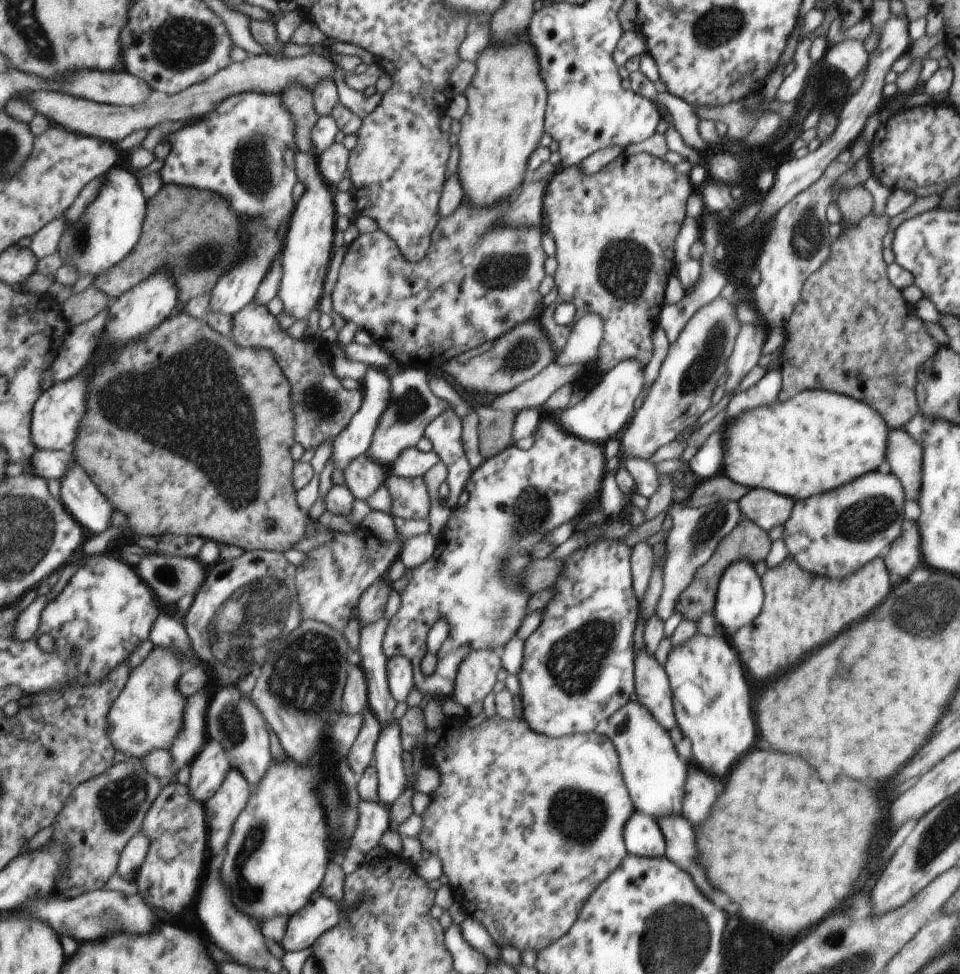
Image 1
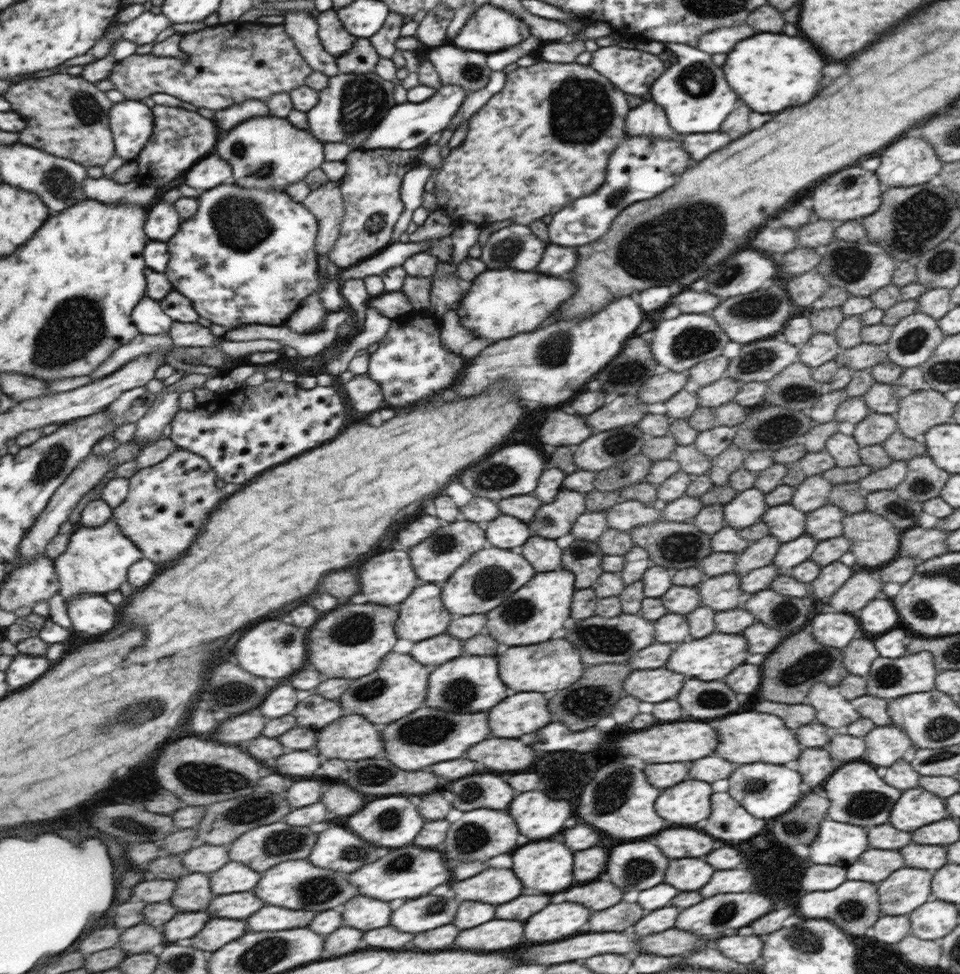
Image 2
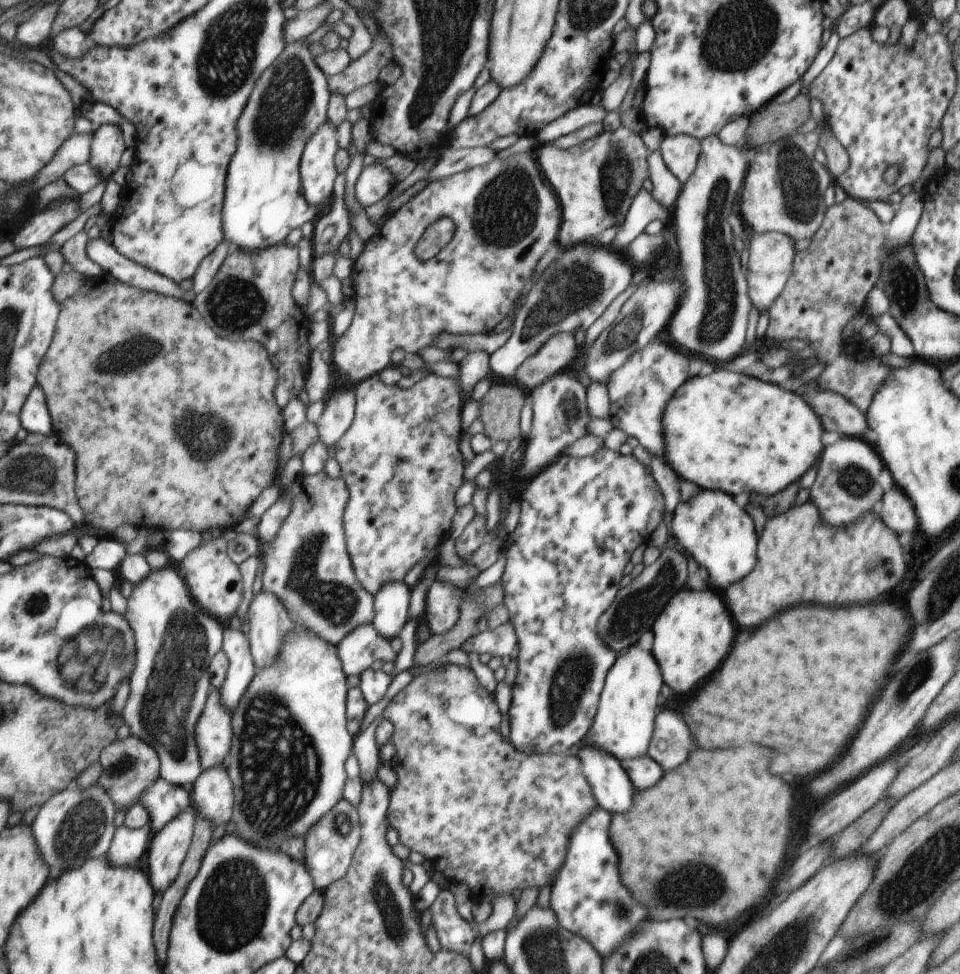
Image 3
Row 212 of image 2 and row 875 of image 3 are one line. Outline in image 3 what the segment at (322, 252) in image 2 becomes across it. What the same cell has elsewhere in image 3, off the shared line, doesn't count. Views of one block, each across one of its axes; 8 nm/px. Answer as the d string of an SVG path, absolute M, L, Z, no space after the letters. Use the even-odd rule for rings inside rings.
M342 799L338 807L330 810L324 818L312 824L306 836L306 858L303 859L316 878L316 889L328 889L350 872L351 862L361 837L359 812L350 800Z

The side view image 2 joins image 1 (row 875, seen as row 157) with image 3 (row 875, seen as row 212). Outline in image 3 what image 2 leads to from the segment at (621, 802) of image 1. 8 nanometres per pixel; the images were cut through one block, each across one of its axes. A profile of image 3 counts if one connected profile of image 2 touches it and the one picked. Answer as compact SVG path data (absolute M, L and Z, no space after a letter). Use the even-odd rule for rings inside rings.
M446 662L444 668L434 668L429 672L416 672L416 676L389 702L383 711L383 717L391 720L393 735L391 739L397 748L395 757L390 764L397 772L396 784L389 789L390 804L388 810L389 826L398 831L400 843L411 851L420 852L426 859L433 862L435 874L442 873L450 882L463 882L468 884L473 897L486 898L489 902L495 894L512 894L516 888L547 887L555 882L566 856L566 844L570 832L578 822L587 818L598 802L590 782L582 772L580 756L547 755L540 753L526 754L516 749L512 742L502 740L500 734L500 710L492 698L492 694L484 686L480 686L478 678L470 667L459 666Z

